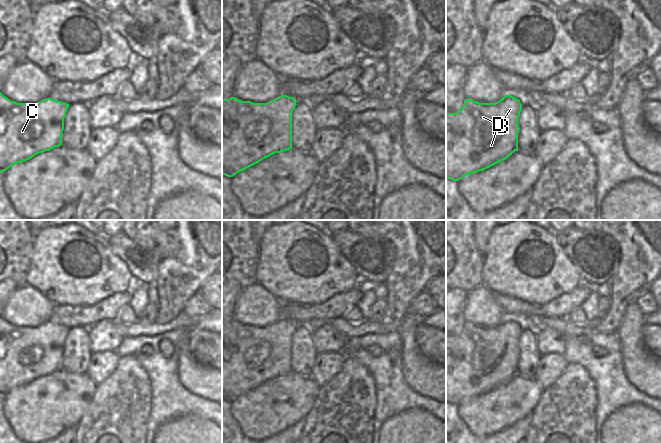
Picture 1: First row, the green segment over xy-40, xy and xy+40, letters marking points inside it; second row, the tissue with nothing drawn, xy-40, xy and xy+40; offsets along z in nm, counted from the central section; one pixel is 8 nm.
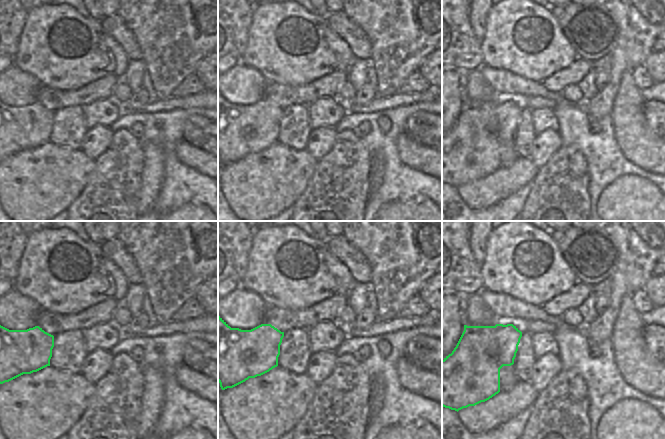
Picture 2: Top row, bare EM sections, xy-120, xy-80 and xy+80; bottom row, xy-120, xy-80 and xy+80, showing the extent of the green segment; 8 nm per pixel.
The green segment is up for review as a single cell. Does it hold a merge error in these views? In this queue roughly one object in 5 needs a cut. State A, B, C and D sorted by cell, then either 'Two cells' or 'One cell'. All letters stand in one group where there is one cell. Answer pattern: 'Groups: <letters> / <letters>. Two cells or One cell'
Groups: A B C D. One cell.

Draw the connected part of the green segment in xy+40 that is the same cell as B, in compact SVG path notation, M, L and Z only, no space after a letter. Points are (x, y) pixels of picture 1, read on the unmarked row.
M505 319L495 327L465 323L457 337L446 338L446 402L459 405L518 375L519 323Z

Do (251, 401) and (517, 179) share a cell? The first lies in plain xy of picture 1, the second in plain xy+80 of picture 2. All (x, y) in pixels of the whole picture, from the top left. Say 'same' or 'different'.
same

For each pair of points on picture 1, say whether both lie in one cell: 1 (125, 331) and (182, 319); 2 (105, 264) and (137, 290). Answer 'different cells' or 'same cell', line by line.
1: same cell
2: different cells

